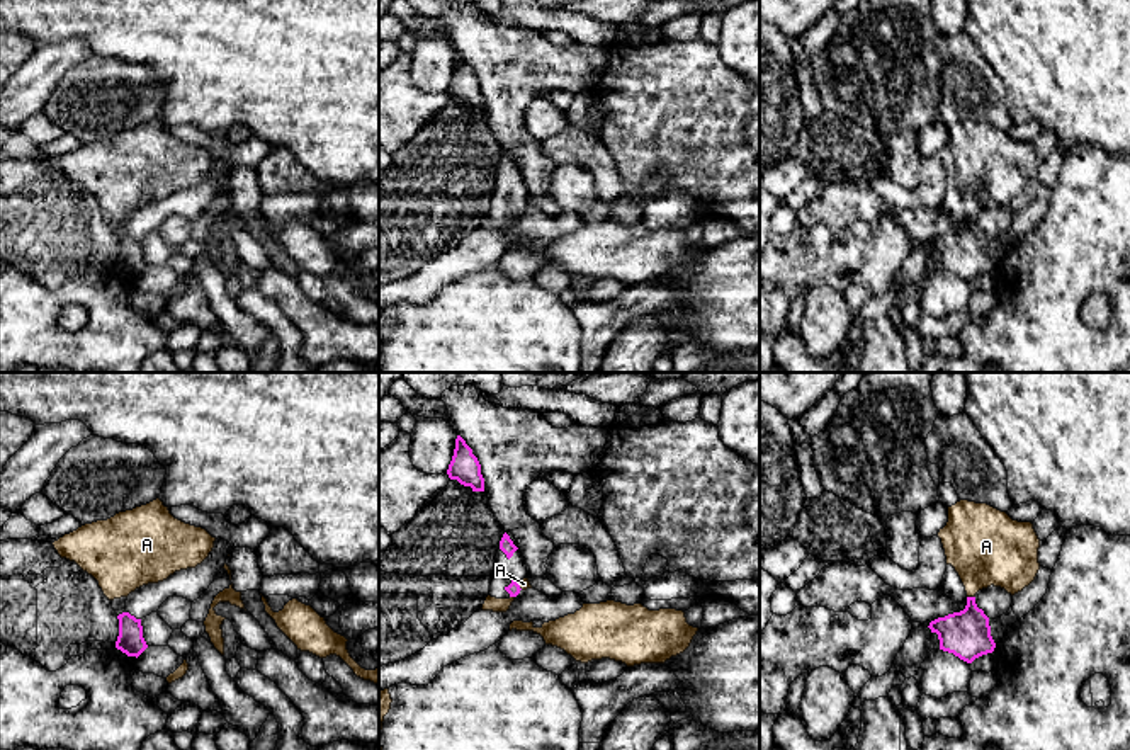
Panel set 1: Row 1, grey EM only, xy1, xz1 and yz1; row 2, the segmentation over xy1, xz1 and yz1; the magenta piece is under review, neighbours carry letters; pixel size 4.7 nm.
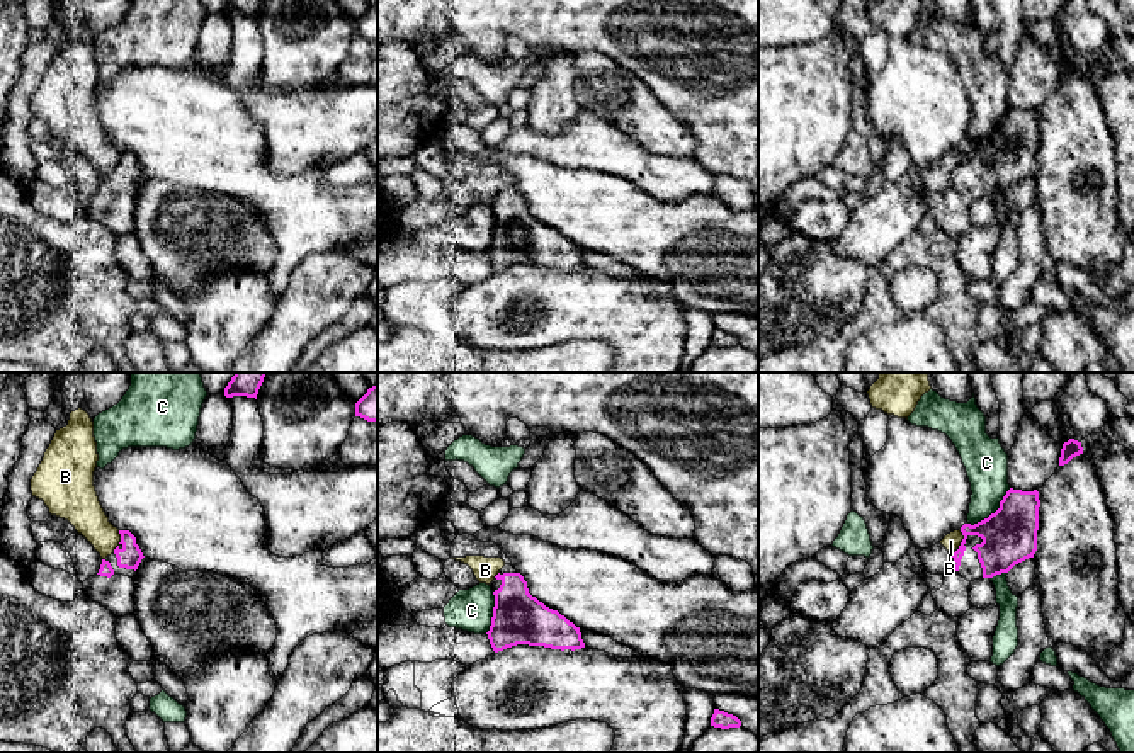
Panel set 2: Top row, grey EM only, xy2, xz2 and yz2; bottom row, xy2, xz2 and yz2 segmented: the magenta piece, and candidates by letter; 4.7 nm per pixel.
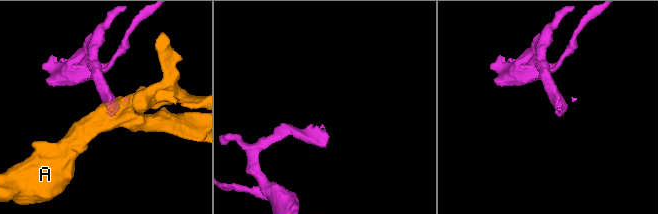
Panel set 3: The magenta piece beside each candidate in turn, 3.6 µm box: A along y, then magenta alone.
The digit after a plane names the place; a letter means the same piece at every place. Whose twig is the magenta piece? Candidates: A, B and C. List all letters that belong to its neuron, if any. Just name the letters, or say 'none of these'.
A

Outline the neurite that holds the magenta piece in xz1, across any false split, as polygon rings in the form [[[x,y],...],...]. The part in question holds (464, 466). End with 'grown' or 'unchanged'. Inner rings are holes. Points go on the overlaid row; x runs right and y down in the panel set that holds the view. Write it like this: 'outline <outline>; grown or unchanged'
outline [[[460,435],[455,439],[455,449],[447,474],[450,480],[457,480],[464,486],[471,486],[472,491],[484,491],[481,464]]]; unchanged

